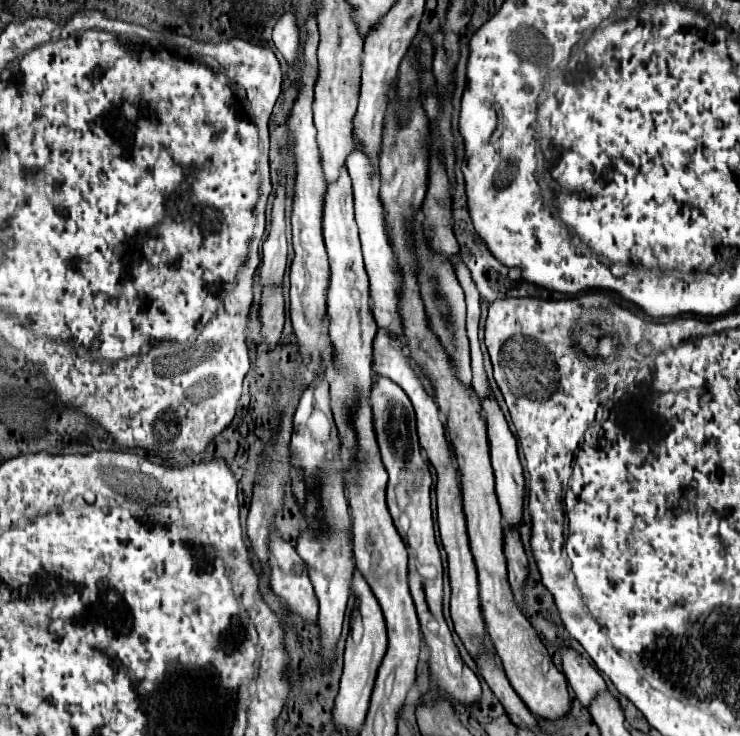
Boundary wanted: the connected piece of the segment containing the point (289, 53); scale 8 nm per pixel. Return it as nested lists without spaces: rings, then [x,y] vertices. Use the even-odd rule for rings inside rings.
[[[294,9],[280,17],[280,21],[274,27],[272,41],[276,49],[282,53],[282,57],[286,59],[288,67],[294,67],[300,51],[300,29],[298,29],[298,17]]]

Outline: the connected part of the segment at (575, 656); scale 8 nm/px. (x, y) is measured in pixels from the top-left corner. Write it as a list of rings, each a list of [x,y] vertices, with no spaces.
[[[560,645],[560,657],[562,657],[562,671],[582,705],[588,705],[594,699],[596,691],[606,689],[602,675],[578,651]]]

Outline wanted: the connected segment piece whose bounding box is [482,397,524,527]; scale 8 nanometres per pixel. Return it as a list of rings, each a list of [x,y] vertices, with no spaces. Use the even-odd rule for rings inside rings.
[[[492,397],[482,399],[482,407],[484,407],[484,415],[486,415],[486,425],[488,425],[490,459],[492,459],[492,467],[494,467],[494,475],[496,475],[496,495],[498,495],[498,503],[500,503],[500,509],[502,509],[502,517],[504,517],[504,523],[508,527],[520,525],[522,503],[524,503],[524,475],[522,475],[522,465],[520,465],[520,459],[518,459],[516,439],[514,439],[512,431],[508,429],[508,423],[504,419],[502,409],[498,407],[498,403]]]

